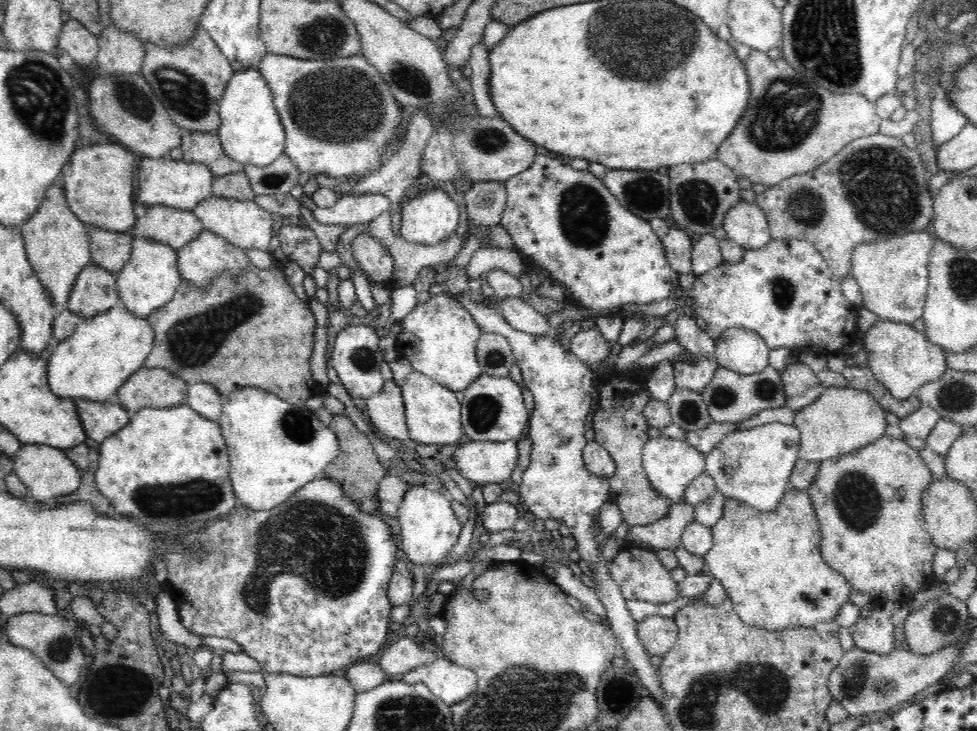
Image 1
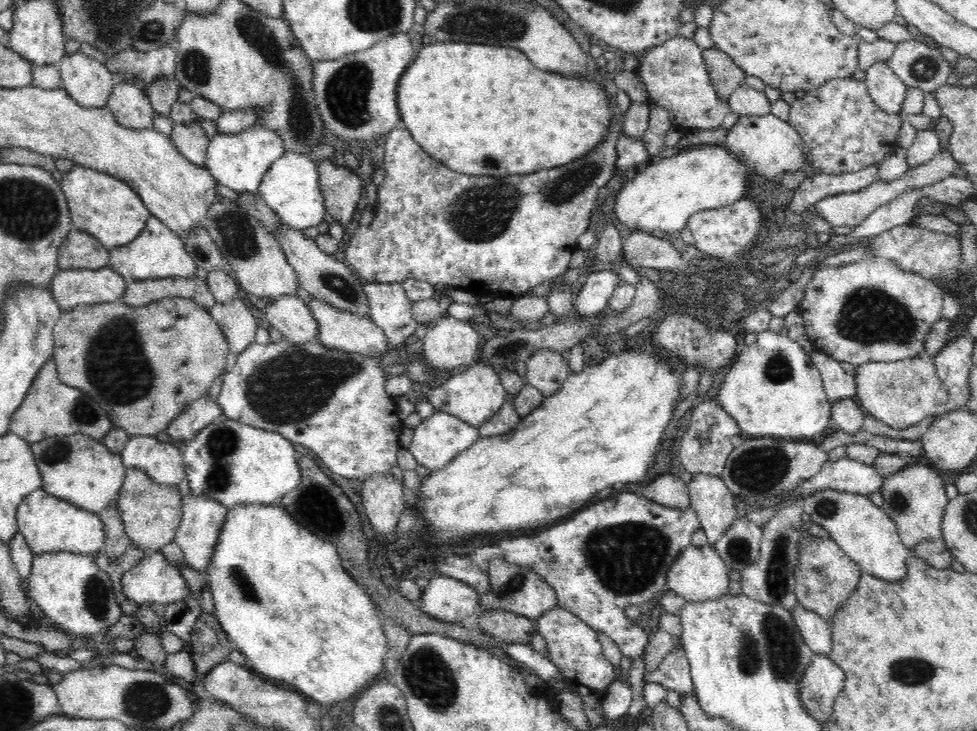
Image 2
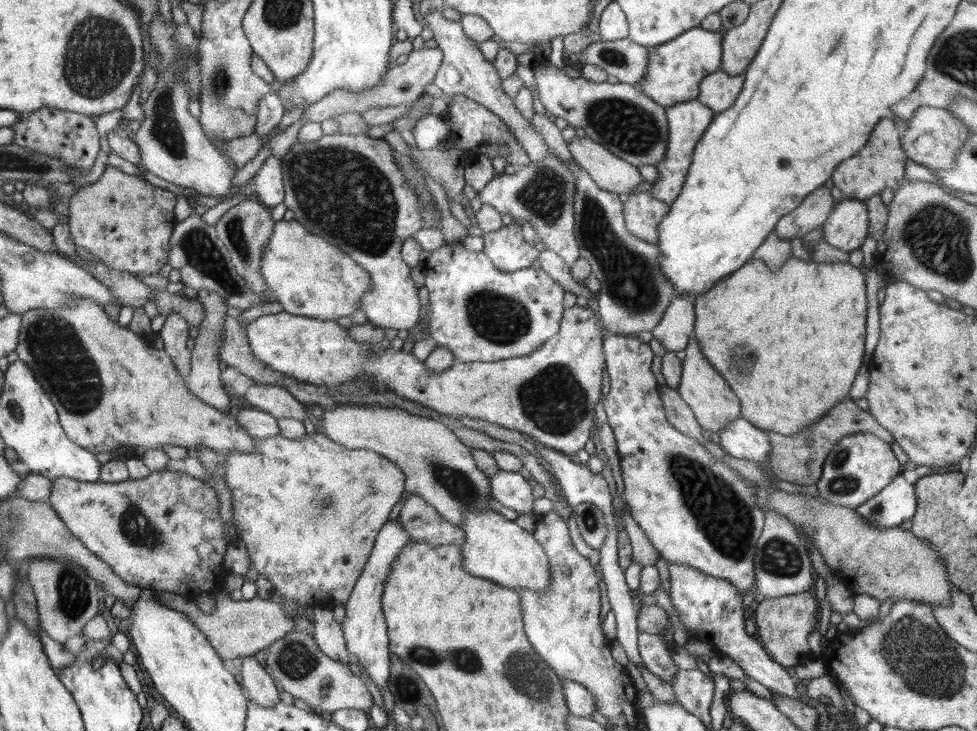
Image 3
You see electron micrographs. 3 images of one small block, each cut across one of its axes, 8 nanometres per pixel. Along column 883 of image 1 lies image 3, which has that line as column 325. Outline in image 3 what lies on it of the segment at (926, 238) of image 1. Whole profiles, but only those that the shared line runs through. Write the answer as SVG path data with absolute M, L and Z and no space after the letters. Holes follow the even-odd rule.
M294 218L274 223L274 231L262 251L260 274L284 312L321 321L338 320L361 308L360 299L372 283L370 274L349 254L312 234Z

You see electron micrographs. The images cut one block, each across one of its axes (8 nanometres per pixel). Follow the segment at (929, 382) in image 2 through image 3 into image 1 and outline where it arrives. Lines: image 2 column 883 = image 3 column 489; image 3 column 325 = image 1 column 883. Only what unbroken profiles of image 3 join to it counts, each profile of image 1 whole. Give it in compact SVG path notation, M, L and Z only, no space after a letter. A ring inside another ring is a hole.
M879 320L862 339L874 377L900 401L916 395L924 384L938 380L948 370L943 348L928 341L912 324Z

